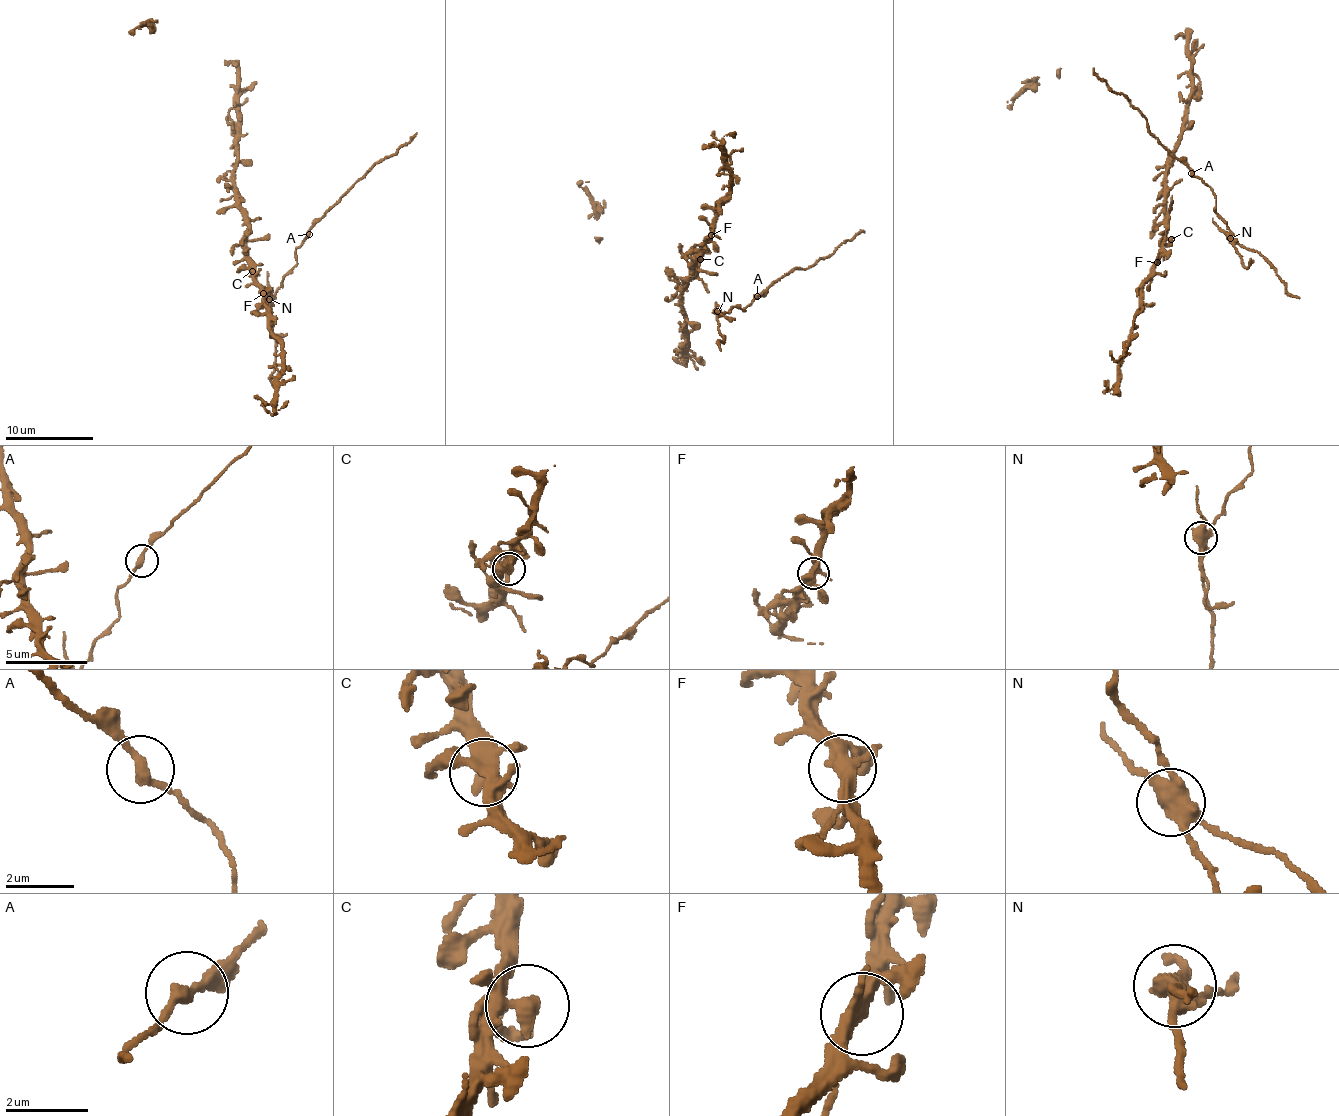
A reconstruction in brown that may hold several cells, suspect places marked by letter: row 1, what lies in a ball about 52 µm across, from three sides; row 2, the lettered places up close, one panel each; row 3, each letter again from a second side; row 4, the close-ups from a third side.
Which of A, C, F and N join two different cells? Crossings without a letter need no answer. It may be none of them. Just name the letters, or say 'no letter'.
N

